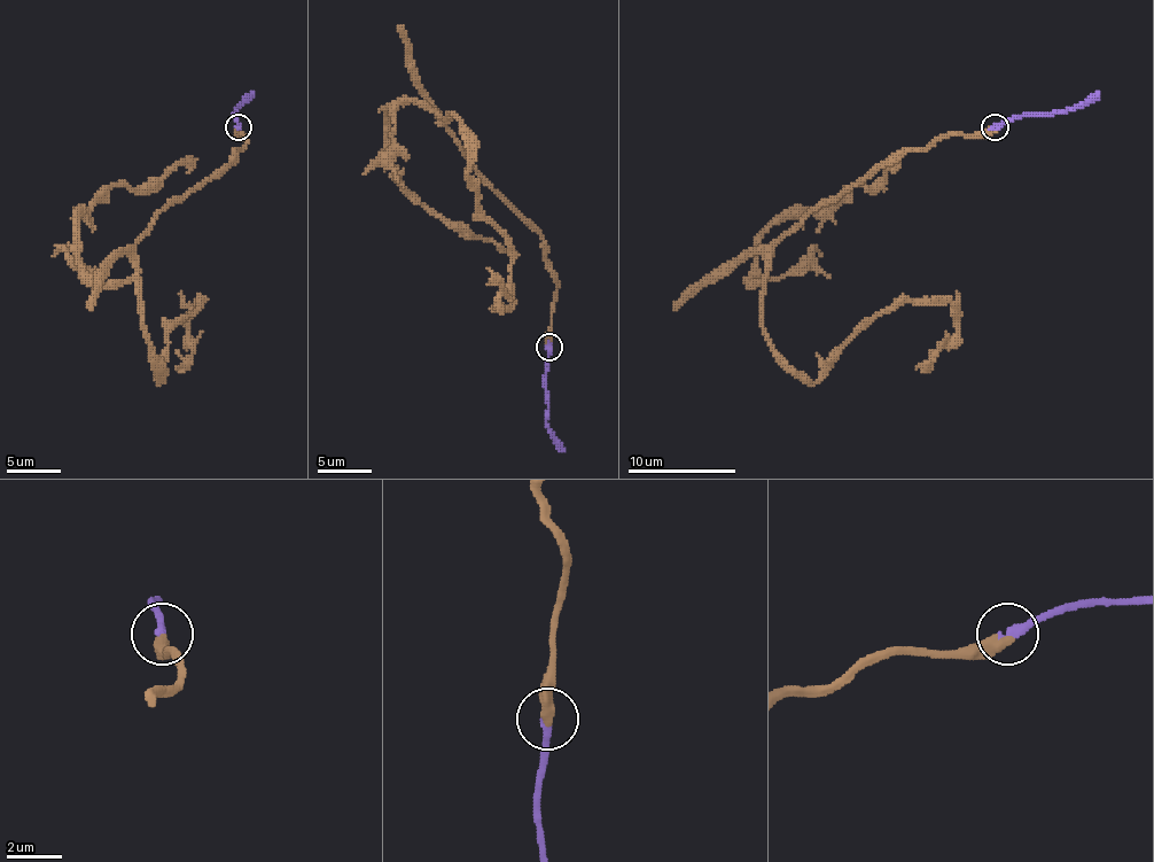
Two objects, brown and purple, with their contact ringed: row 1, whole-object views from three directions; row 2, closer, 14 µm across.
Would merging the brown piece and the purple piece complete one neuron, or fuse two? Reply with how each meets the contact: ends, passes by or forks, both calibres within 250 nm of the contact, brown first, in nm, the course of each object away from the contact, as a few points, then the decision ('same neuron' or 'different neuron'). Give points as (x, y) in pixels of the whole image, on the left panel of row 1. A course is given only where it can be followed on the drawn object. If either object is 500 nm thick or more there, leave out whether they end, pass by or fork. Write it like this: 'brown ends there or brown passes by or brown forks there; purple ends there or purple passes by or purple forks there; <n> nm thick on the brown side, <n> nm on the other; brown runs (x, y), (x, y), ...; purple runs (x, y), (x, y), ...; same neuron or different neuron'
brown ends there; purple ends there; 460 nm thick on the brown side, 320 nm on the other; brown runs (238, 129), (235, 156), (173, 199), (135, 253), (160, 382), (168, 331), (200, 302), (176, 369); purple runs (238, 126), (235, 110), (254, 92); same neuron

